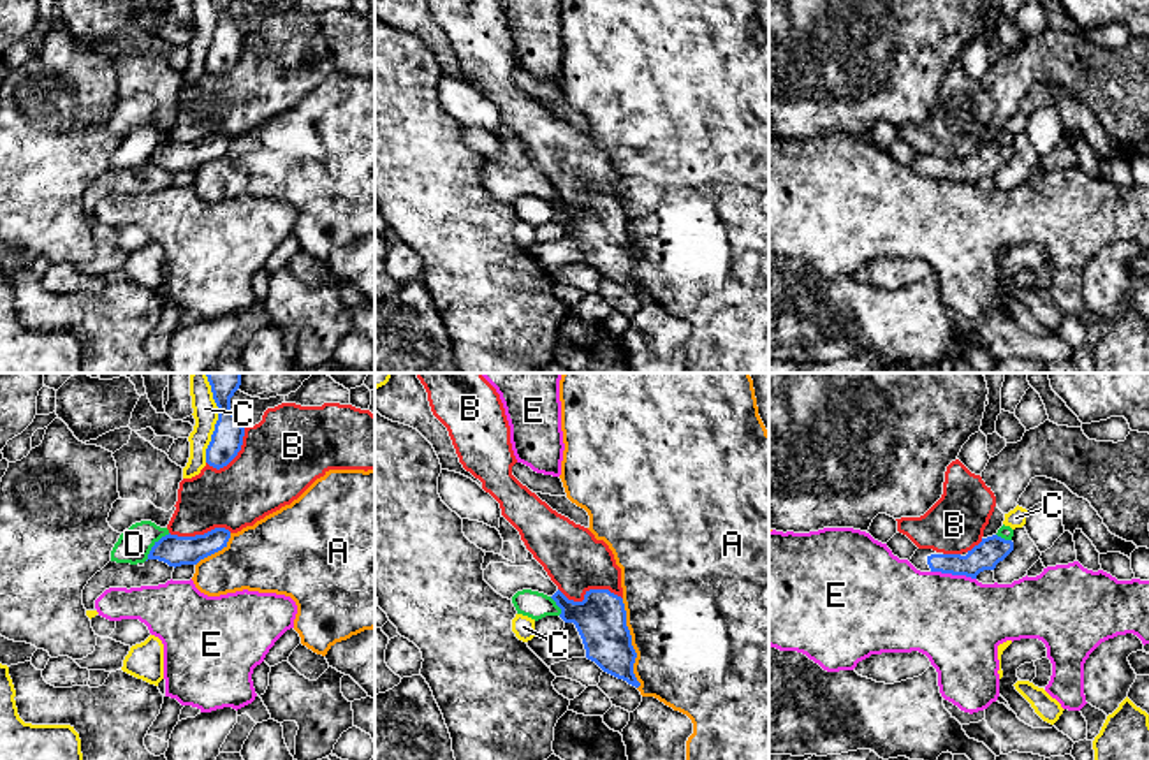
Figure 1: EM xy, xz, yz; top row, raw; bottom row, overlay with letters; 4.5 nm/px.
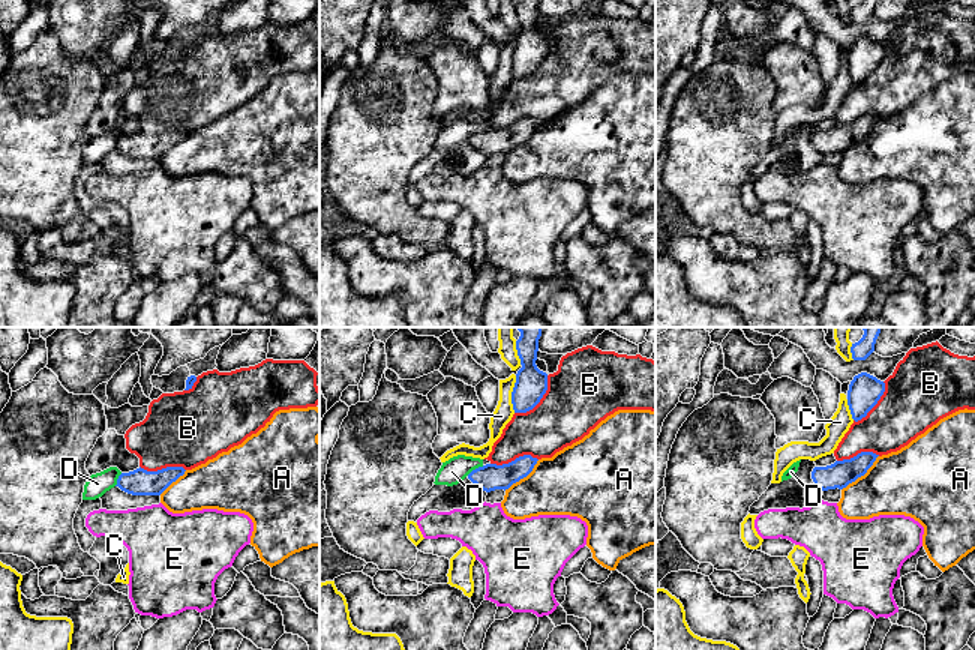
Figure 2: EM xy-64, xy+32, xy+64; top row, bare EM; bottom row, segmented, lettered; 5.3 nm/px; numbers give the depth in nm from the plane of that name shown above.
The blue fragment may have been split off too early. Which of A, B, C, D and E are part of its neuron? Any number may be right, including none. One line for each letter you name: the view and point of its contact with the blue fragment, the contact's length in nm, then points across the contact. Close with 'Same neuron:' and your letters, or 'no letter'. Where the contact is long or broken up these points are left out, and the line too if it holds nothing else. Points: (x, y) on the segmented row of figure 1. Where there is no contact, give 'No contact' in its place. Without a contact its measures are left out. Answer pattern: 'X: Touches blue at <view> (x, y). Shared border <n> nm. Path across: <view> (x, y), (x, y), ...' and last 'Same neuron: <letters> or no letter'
Same neuron: no letter

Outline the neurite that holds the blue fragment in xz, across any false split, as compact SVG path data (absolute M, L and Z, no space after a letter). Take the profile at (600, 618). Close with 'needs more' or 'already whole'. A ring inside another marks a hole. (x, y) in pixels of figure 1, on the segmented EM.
M560 589L551 598L561 609L560 618L575 625L586 658L604 672L639 688L633 674L637 653L626 626L623 598L609 589L589 589L582 602L568 600Z | already whole

